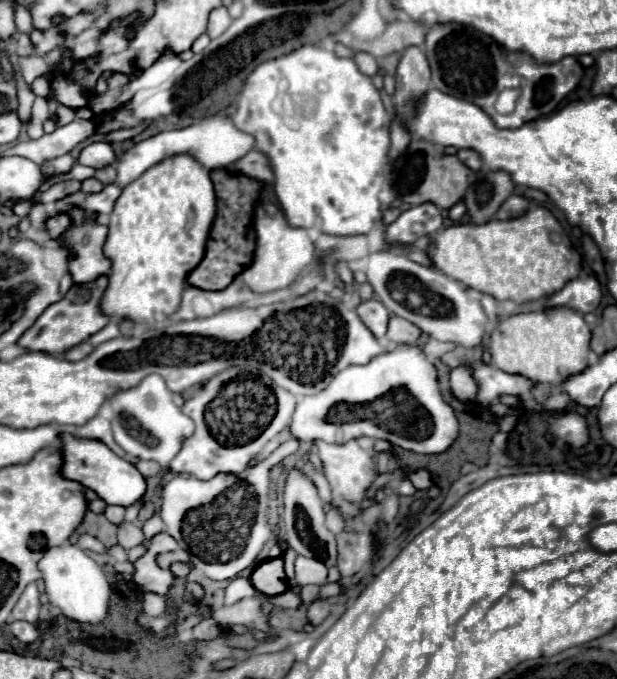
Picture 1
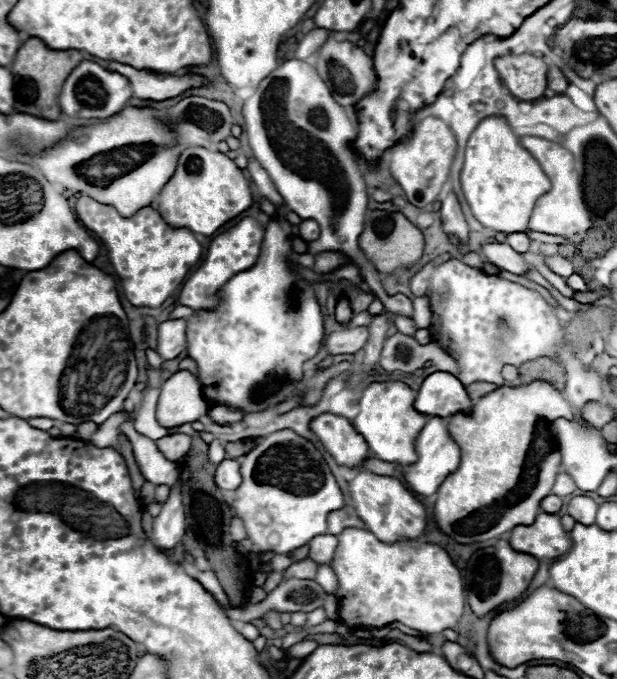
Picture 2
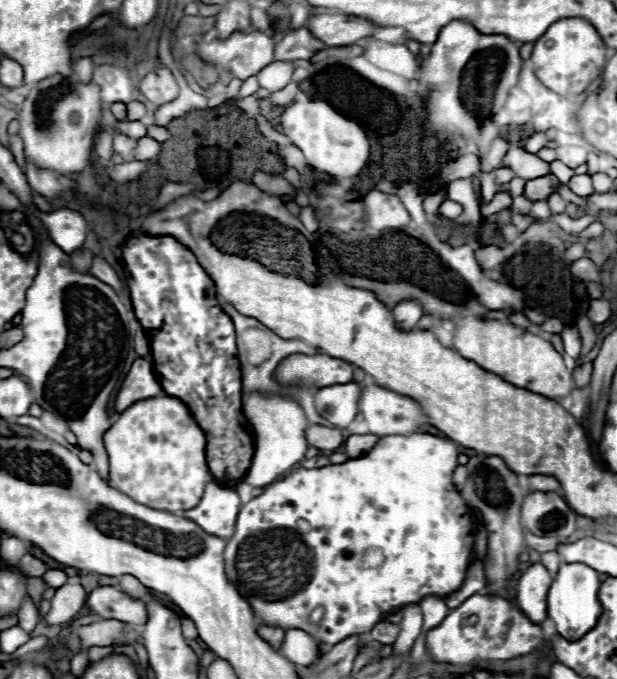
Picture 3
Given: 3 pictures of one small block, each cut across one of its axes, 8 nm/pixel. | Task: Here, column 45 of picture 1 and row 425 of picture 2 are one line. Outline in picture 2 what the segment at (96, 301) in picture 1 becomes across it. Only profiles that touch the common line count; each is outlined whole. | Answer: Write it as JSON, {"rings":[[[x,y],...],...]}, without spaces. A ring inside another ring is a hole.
{"rings":[[[322,414],[312,420],[310,428],[340,466],[358,468],[366,458],[372,458],[362,436],[358,436],[350,420],[342,416]]]}

